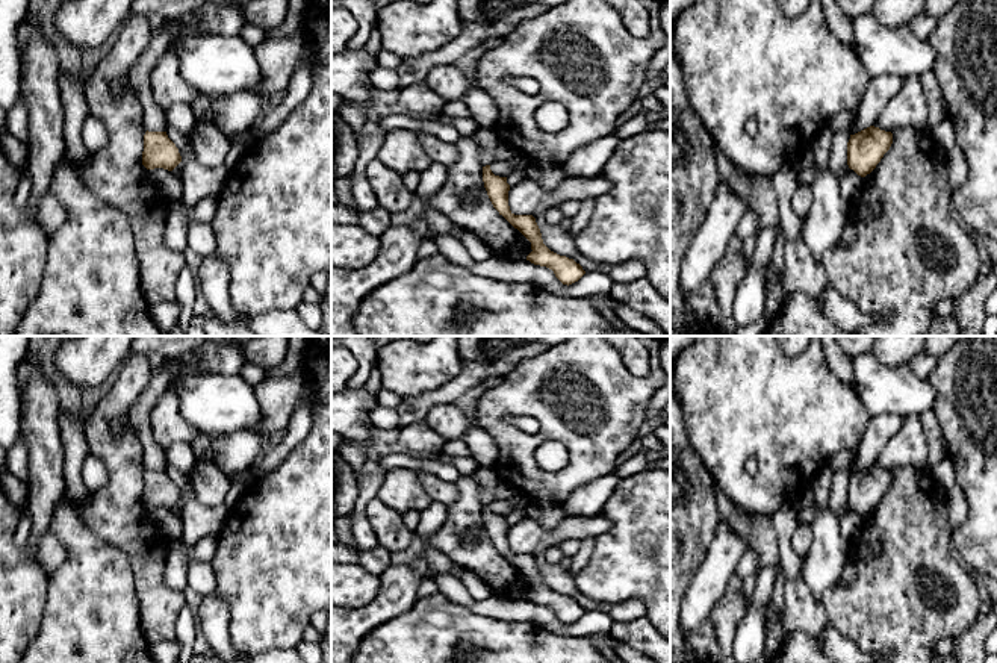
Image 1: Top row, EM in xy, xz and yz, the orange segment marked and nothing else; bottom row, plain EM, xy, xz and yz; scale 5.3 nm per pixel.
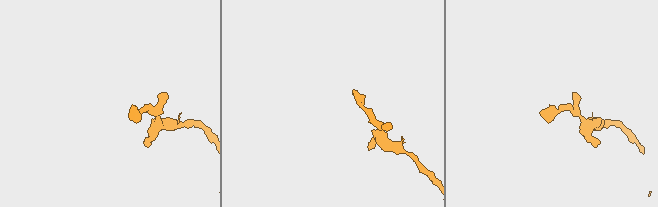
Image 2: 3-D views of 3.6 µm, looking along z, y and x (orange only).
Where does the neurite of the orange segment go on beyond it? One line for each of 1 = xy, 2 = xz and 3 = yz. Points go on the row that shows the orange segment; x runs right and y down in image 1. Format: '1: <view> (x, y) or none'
1: none
2: none
3: none

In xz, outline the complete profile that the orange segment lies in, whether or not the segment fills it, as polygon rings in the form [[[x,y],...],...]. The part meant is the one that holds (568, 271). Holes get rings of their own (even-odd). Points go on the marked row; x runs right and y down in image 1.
[[[486,165],[483,167],[483,182],[493,207],[531,242],[533,251],[526,256],[526,260],[552,269],[555,277],[567,286],[585,274],[573,259],[560,256],[543,244],[540,229],[533,215],[514,215],[510,210],[507,177],[495,176],[490,165]]]

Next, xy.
[[[145,132],[142,165],[147,170],[163,168],[172,171],[180,162],[179,148],[166,132]]]

